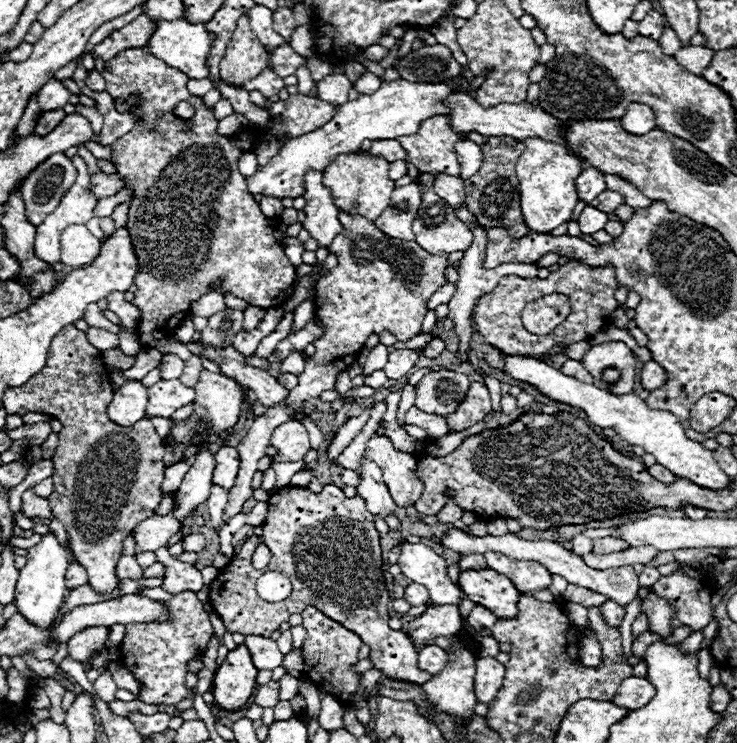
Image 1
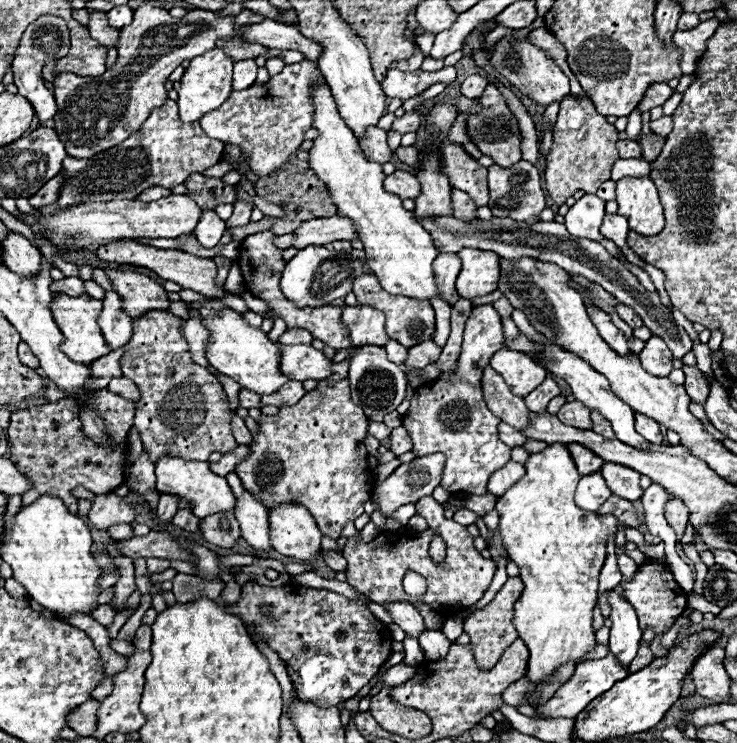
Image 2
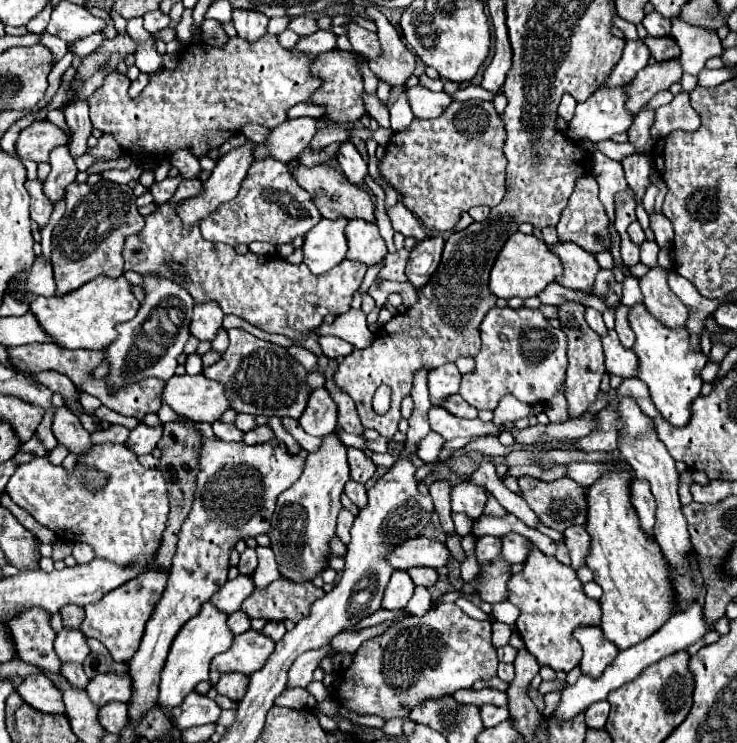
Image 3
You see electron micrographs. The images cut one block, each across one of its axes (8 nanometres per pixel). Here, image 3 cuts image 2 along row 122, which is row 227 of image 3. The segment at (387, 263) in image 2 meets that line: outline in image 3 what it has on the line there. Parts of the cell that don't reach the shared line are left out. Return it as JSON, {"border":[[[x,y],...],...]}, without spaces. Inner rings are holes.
{"border":[[[320,220],[304,238],[304,264],[314,274],[324,274],[346,258],[346,220]]]}

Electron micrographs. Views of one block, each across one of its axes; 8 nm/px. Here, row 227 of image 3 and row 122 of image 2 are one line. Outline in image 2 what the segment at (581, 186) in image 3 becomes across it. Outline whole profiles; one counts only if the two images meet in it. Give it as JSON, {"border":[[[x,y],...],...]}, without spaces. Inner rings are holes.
{"border":[[[566,96],[560,102],[560,114],[554,128],[554,144],[546,160],[546,190],[556,206],[562,206],[576,190],[596,194],[602,182],[610,180],[610,170],[618,160],[618,130],[600,116],[590,98]]]}

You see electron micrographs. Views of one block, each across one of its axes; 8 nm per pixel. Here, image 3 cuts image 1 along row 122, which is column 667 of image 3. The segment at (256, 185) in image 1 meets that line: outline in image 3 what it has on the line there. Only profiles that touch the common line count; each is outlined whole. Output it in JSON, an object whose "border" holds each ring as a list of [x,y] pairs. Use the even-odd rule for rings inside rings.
{"border":[[[636,302],[630,308],[628,322],[636,334],[634,352],[640,360],[638,378],[648,384],[652,402],[660,410],[660,414],[670,424],[684,426],[690,420],[688,406],[692,404],[694,398],[700,396],[700,388],[702,388],[700,370],[706,364],[706,356],[702,354],[702,350],[692,348],[688,328],[664,328],[660,320],[652,318],[652,314],[648,312],[648,308],[644,308],[642,302]]]}

